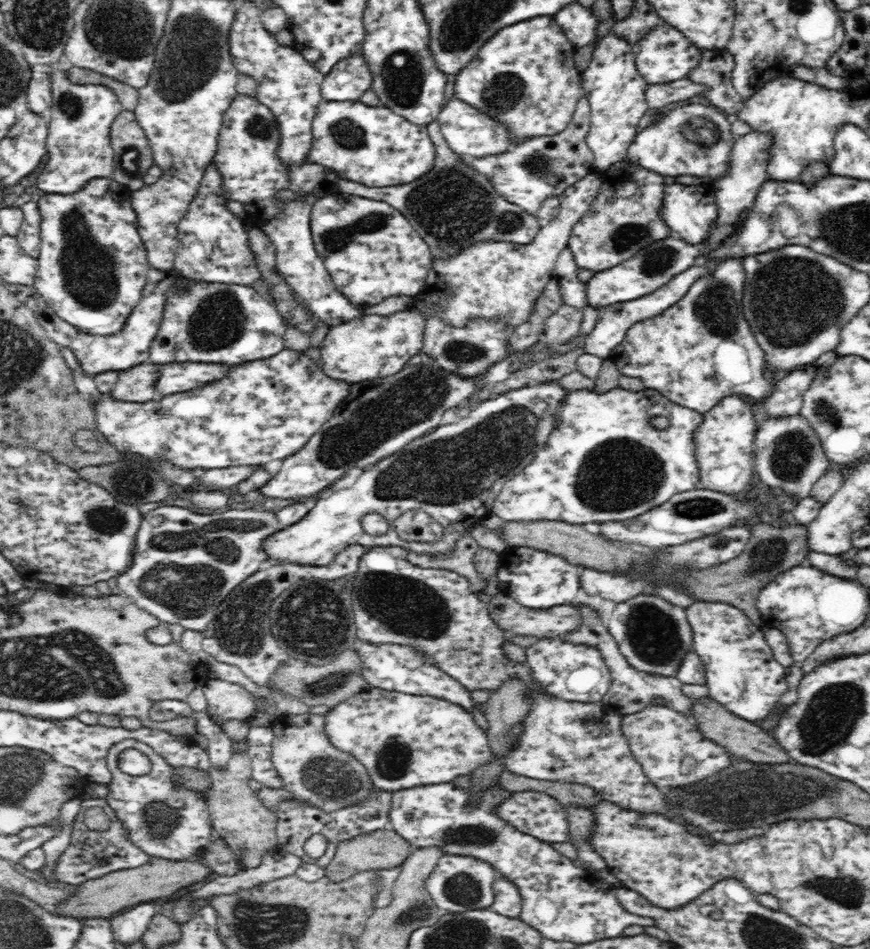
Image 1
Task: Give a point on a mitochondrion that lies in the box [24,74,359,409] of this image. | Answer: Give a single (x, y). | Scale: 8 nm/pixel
(89, 272)

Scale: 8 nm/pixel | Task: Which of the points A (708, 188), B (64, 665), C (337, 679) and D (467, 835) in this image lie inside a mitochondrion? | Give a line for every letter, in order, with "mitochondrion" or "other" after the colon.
A: other
B: mitochondrion
C: mitochondrion
D: mitochondrion

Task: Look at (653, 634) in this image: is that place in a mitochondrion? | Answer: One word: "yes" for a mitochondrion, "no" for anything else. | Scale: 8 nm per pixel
yes

